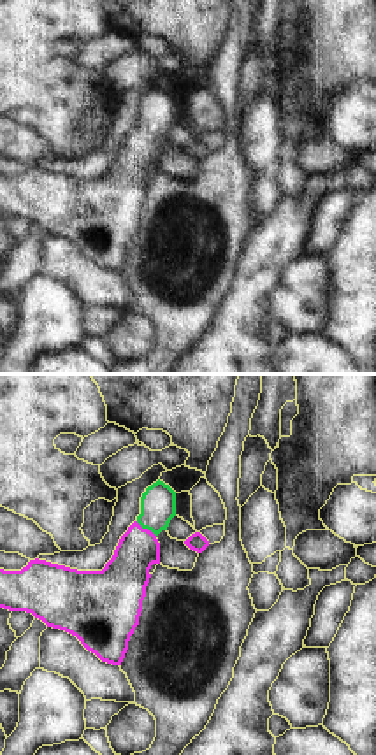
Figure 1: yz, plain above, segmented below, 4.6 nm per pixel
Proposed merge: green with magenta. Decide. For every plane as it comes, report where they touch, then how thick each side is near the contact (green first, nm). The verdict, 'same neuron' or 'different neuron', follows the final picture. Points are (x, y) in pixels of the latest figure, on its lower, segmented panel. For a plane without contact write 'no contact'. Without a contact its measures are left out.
meets green at (146, 527); 160 nm thick on the green side, 220 nm on the other

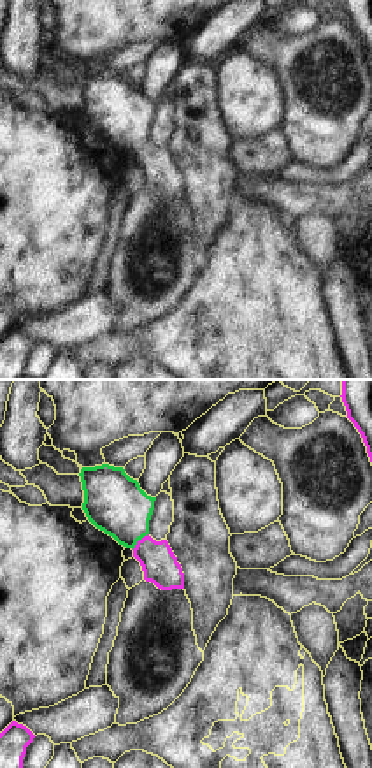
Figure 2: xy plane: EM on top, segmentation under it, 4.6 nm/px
meets green at (139, 538); 280 nm thick on the green side, 170 nm on the other

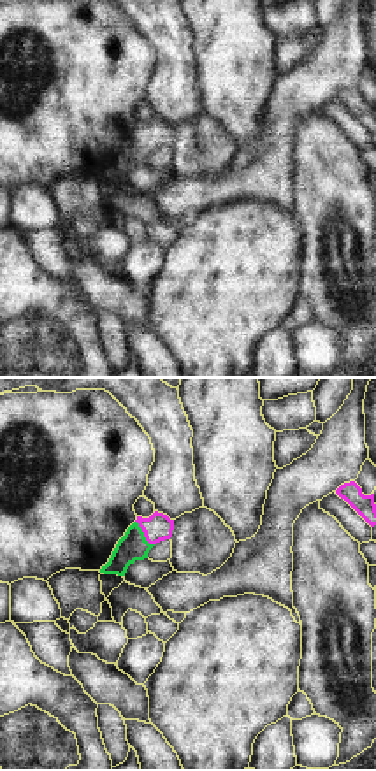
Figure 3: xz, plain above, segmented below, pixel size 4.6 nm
meets green at (143, 534); 130 nm thick on the green side, 130 nm on the other

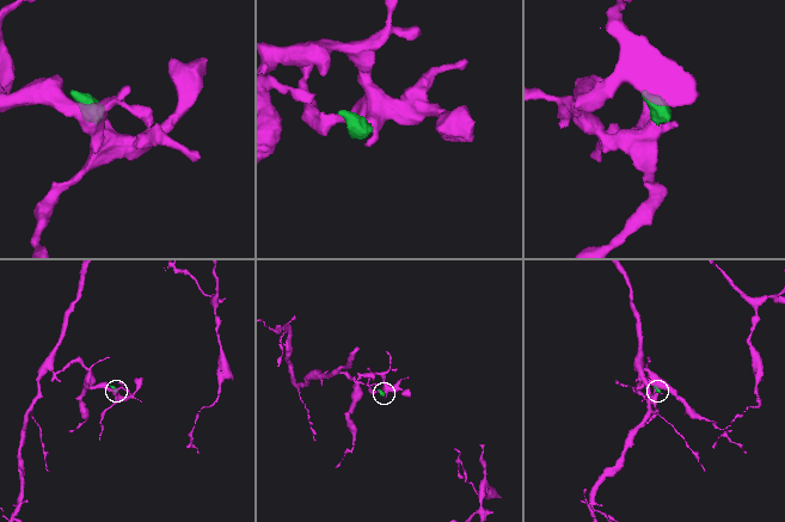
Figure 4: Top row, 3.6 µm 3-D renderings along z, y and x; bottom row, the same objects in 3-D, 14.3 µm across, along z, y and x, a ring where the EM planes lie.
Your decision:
same neuron

